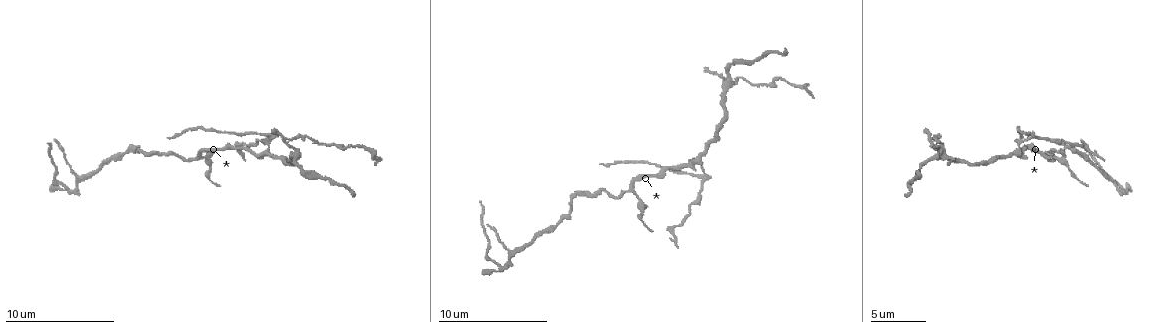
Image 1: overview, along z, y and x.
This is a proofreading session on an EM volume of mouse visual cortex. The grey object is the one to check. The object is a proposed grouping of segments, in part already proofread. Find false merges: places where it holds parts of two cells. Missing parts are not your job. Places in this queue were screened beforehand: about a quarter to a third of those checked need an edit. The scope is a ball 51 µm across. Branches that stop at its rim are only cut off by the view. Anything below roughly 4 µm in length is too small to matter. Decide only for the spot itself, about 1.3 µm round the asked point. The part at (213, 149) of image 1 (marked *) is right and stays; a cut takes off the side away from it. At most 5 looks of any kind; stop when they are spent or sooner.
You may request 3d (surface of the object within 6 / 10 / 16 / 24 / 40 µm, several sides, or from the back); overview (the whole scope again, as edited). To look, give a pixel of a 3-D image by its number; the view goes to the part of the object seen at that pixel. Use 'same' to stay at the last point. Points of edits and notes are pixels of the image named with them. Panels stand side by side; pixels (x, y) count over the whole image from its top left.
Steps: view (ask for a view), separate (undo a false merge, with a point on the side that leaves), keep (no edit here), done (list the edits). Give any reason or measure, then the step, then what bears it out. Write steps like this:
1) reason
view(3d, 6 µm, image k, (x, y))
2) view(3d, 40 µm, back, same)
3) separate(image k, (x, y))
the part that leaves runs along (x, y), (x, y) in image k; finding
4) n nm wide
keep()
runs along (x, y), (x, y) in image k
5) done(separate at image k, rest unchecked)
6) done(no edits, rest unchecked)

branch point
view(3d, 16 µm, image 1, (630, 191))

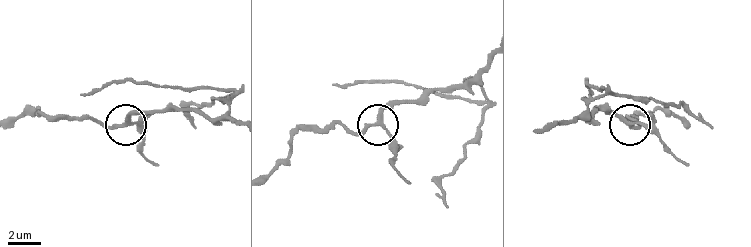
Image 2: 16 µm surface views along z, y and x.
keep()
one cell here

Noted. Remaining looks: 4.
small branch off a trunk
view(3d, 10 µm, image 1, (1016, 151))

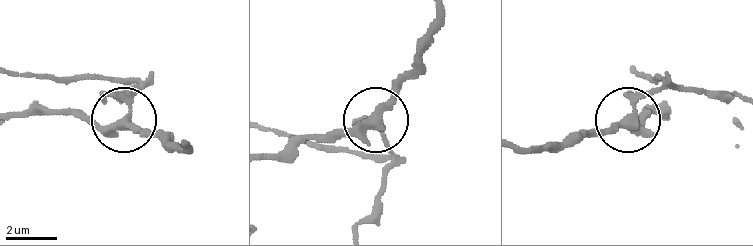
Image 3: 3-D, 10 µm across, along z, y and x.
4 arms
separate(image 3, (140, 88))
the part that leaves runs along (128, 106), (135, 94), (122, 83), (19, 76) in image 3; two cells meet here

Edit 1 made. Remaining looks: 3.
done(separate at image 3, rest unchecked)

